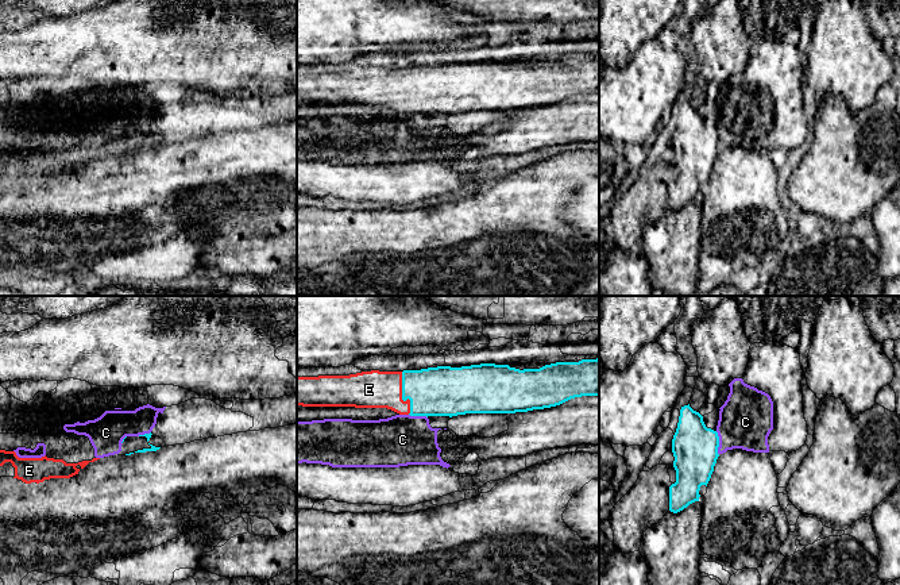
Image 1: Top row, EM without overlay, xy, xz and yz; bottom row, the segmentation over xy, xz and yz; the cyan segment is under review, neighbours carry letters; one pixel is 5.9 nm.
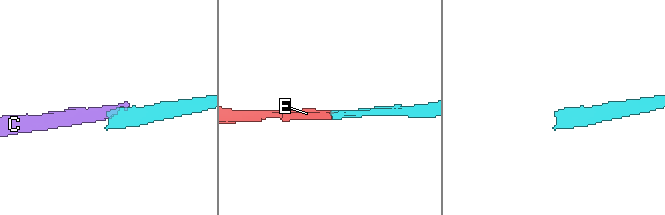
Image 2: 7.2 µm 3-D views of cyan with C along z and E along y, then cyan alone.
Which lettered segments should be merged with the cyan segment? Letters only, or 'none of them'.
E

